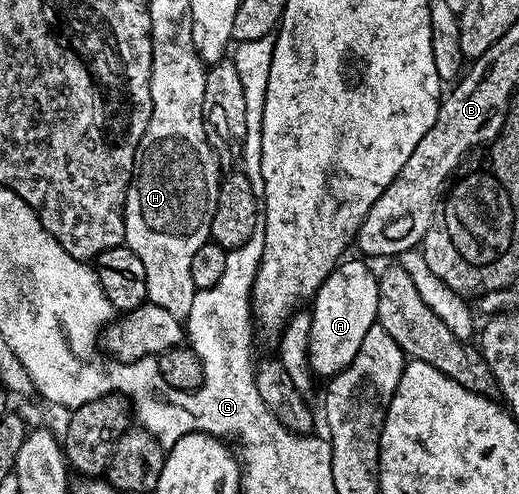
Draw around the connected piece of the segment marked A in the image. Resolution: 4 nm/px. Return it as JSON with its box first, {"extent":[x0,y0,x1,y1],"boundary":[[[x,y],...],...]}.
{"extent":[309,262,378,377],"boundary":[[[342,262],[323,281],[317,294],[311,300],[311,331],[309,361],[318,376],[332,377],[359,353],[367,329],[377,322],[377,281],[378,276],[365,263]]]}

